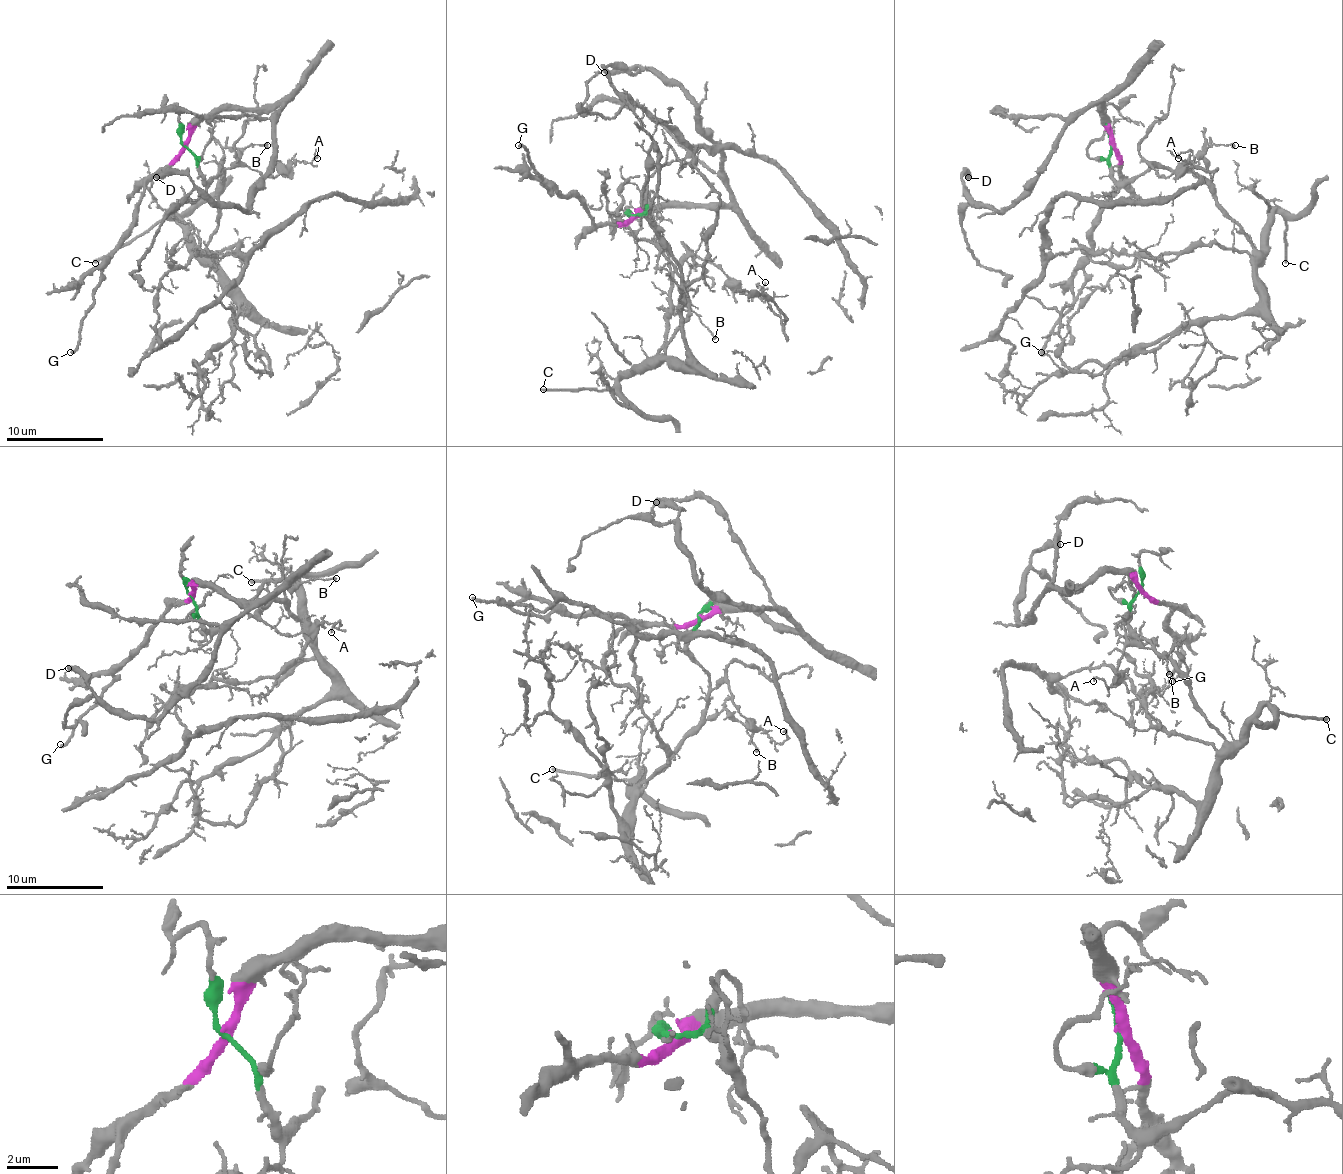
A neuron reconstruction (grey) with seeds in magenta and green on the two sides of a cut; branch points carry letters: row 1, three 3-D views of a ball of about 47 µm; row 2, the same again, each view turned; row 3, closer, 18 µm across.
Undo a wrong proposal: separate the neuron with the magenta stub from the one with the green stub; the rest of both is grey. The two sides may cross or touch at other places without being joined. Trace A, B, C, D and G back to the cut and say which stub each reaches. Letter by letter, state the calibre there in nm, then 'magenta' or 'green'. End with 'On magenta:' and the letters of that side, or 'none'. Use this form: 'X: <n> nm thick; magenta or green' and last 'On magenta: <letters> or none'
A: 110 nm thick; green
B: 180 nm thick; green
C: 240 nm thick; green
D: 400 nm thick; magenta
G: 240 nm thick; magenta
On magenta: D, G

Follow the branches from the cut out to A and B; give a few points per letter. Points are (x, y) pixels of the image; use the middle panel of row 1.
A: (632, 215), (644, 213), (652, 220), (674, 271), (696, 254), (715, 264), (749, 296), (762, 298), (764, 281)
B: (632, 215), (644, 213), (652, 220), (669, 257), (671, 308), (666, 313), (674, 308), (691, 310), (715, 339)

